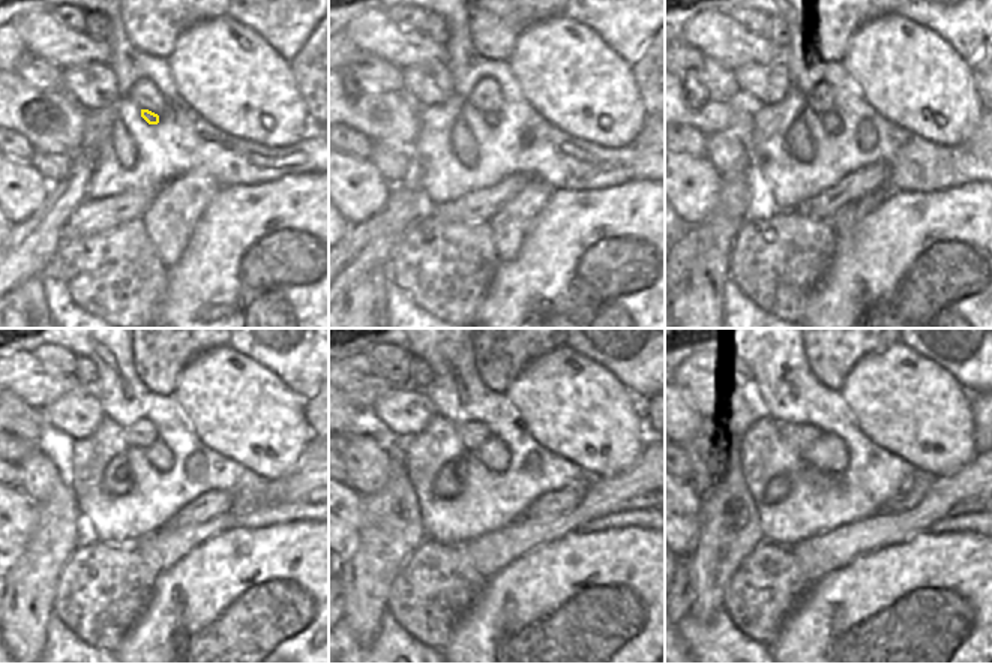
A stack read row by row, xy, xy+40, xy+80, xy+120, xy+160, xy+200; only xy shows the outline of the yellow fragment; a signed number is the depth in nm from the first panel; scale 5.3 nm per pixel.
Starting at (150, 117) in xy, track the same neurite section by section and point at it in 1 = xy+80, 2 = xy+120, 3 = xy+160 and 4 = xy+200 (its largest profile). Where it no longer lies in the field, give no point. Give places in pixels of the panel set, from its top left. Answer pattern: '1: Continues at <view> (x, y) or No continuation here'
1: Continues at xy+80 (832, 122)
2: Continues at xy+120 (159, 456)
3: Continues at xy+160 (494, 454)
4: Continues at xy+200 (829, 453)

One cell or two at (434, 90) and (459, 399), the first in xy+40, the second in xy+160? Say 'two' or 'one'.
two

